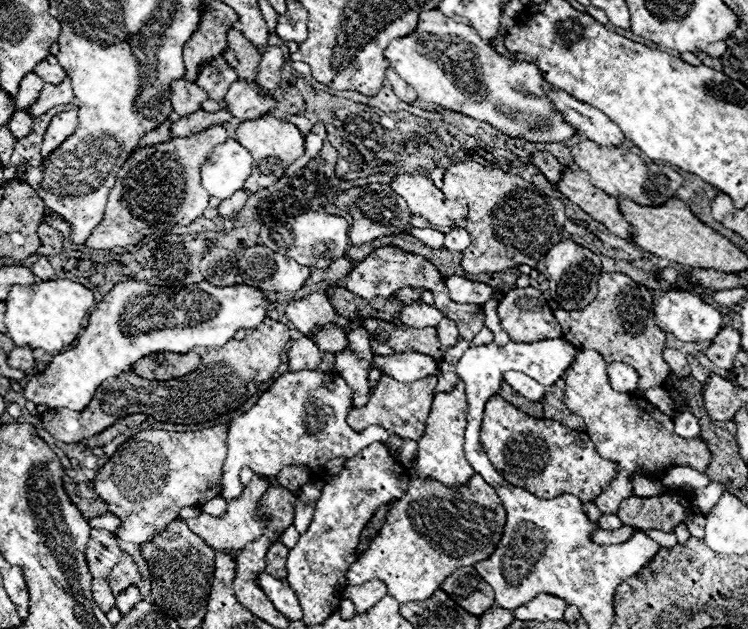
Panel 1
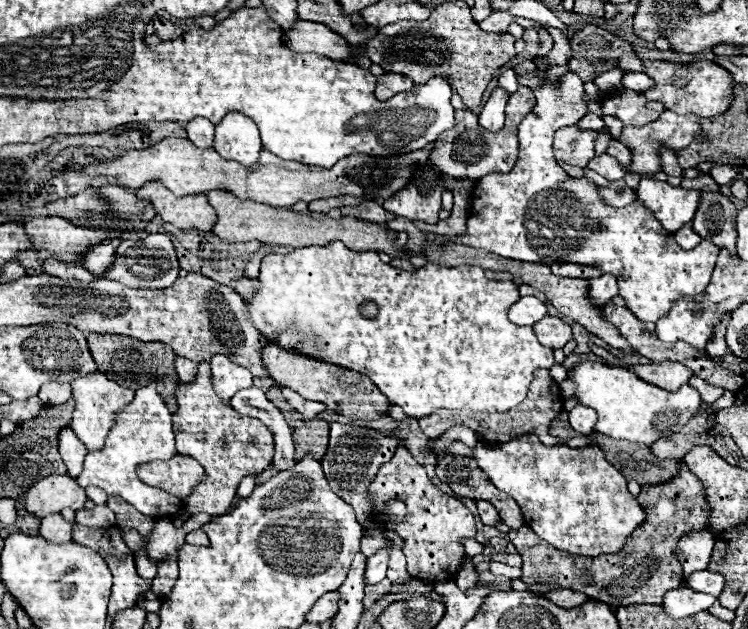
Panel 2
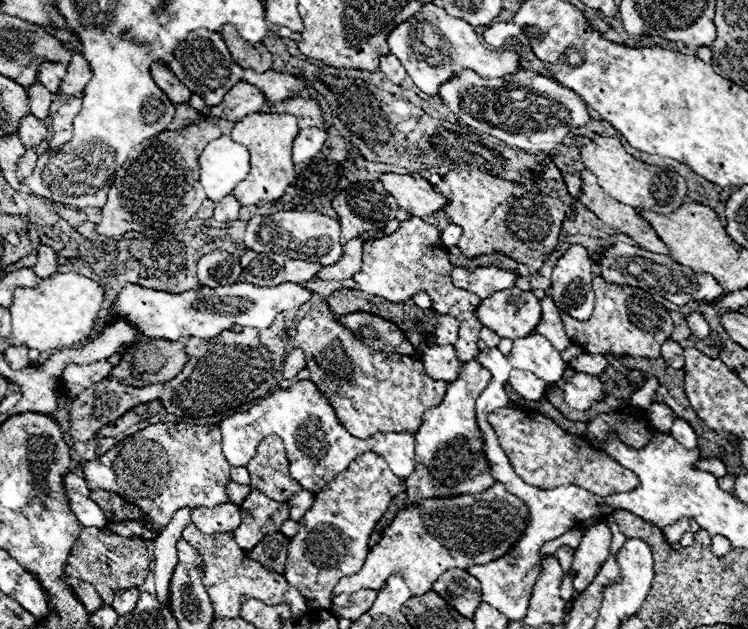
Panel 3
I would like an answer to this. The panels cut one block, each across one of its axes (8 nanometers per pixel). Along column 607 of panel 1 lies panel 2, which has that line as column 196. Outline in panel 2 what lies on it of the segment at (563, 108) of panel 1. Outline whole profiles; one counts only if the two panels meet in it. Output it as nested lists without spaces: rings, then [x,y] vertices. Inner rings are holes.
[[[196,116],[186,124],[188,138],[198,148],[210,148],[214,142],[214,124],[208,118]]]

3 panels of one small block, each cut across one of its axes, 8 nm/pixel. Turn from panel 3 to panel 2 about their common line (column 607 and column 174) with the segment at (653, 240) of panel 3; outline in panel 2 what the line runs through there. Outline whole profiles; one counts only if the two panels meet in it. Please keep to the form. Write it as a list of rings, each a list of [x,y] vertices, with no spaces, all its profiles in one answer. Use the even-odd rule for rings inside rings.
[[[148,182],[138,188],[138,198],[150,200],[156,208],[156,214],[178,228],[198,228],[212,230],[218,220],[218,212],[210,208],[206,194],[174,196],[162,182]]]

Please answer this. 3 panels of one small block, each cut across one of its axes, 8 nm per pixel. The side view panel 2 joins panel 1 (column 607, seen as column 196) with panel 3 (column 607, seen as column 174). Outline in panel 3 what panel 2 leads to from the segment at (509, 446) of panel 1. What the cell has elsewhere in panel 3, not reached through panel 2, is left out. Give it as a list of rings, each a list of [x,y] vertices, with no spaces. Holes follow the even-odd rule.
[[[498,408],[488,416],[500,446],[504,448],[514,472],[534,488],[556,488],[564,484],[576,484],[598,496],[612,496],[620,492],[632,492],[640,480],[628,468],[622,468],[616,460],[604,452],[592,448],[584,436],[572,436],[564,432],[554,420],[538,412],[518,412],[512,408]]]

